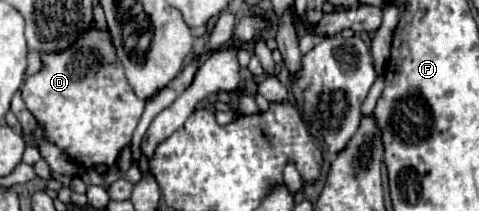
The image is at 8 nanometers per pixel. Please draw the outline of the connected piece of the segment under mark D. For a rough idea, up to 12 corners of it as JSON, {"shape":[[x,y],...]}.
{"shape":[[92,25],[20,95],[84,171],[112,167],[148,103]]}

